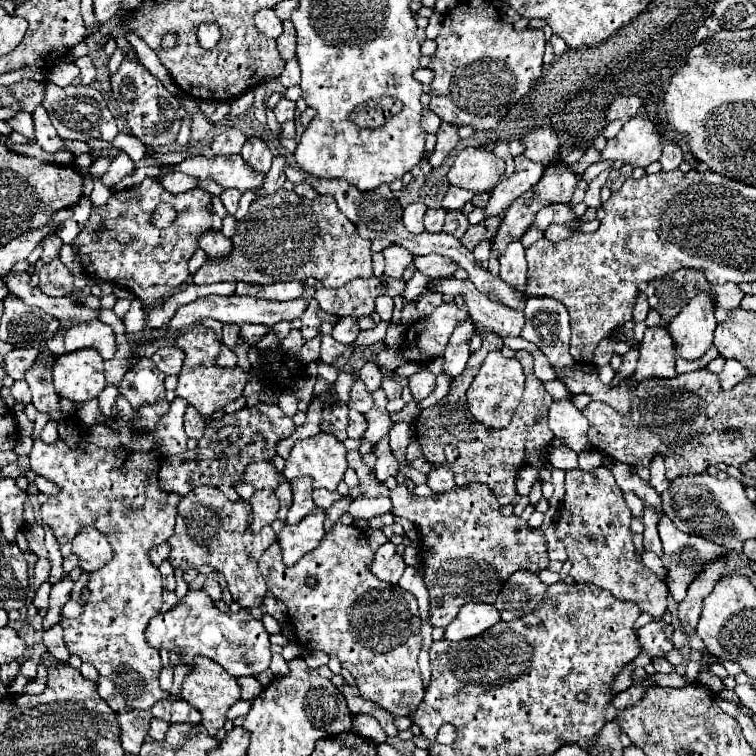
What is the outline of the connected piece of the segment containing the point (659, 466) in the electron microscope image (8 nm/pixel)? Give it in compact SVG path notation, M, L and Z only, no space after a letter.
M655 456L655 460L651 462L651 482L649 482L655 492L661 496L667 486L669 486L669 480L665 478L665 464L663 464L663 458L661 456Z

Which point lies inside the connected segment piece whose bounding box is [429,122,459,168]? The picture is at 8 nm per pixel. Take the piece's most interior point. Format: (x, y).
(447, 137)

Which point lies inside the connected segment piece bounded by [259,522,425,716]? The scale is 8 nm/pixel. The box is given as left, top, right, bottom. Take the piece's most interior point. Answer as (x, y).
(374, 628)

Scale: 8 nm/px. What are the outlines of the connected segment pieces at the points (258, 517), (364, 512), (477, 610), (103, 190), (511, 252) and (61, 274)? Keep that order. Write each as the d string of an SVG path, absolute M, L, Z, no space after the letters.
M259 490L251 496L251 532L259 532L277 518L279 500L273 490Z
M377 496L377 498L357 498L349 506L349 514L353 518L373 518L379 514L391 512L391 500L389 496Z
M465 604L457 618L445 628L445 638L451 642L461 642L479 636L487 628L499 622L499 612L491 604Z
M93 176L94 188L90 196L90 200L93 206L101 208L101 206L105 206L107 200L111 196L111 189L104 186L100 181L100 178L97 176Z
M517 240L511 246L505 248L505 252L499 258L501 262L501 274L499 278L507 284L511 284L517 290L525 290L527 282L527 262L525 262L525 246Z
M51 260L51 264L43 264L39 276L39 290L47 296L69 296L69 292L73 290L73 274L61 260Z

